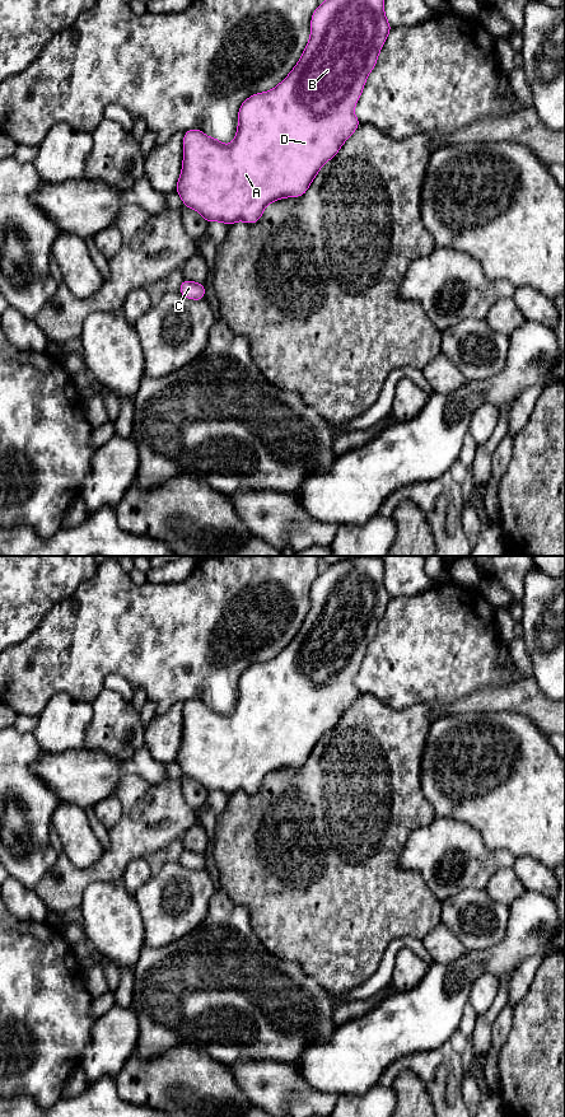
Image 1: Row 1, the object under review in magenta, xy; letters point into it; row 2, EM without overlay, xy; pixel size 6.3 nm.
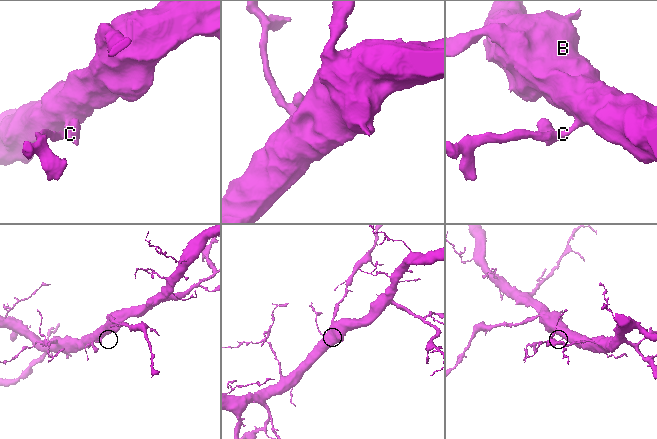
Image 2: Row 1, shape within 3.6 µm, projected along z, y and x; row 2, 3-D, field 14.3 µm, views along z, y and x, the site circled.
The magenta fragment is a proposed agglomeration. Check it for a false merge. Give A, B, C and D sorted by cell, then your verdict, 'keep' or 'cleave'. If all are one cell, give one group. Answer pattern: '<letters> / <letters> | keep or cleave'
A B C D | keep

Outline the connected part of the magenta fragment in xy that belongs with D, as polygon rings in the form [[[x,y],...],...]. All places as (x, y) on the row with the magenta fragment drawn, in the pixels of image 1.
[[[326,0],[319,4],[312,15],[310,38],[298,64],[274,89],[253,94],[242,103],[238,130],[230,145],[207,137],[197,128],[185,132],[182,172],[176,187],[183,205],[199,211],[207,223],[223,221],[230,226],[239,220],[257,223],[272,201],[303,196],[322,165],[333,159],[360,126],[354,107],[391,28],[384,15],[384,0]]]

